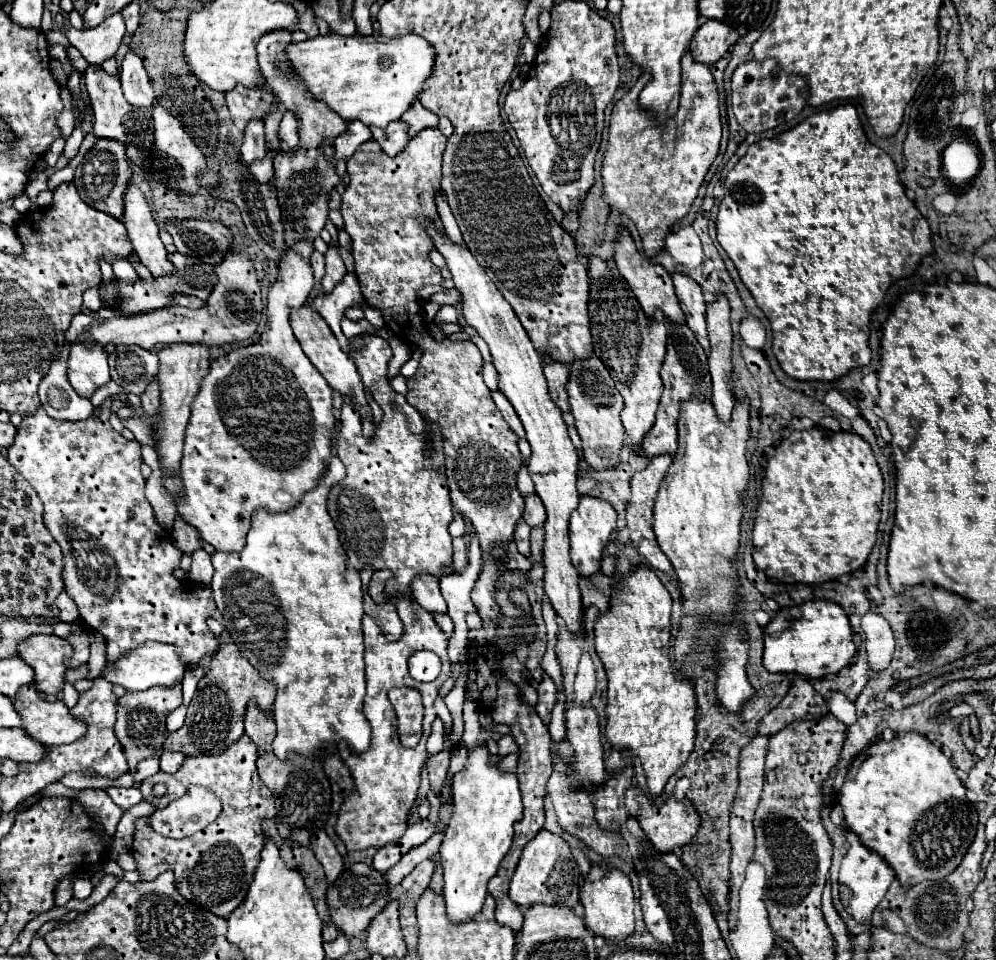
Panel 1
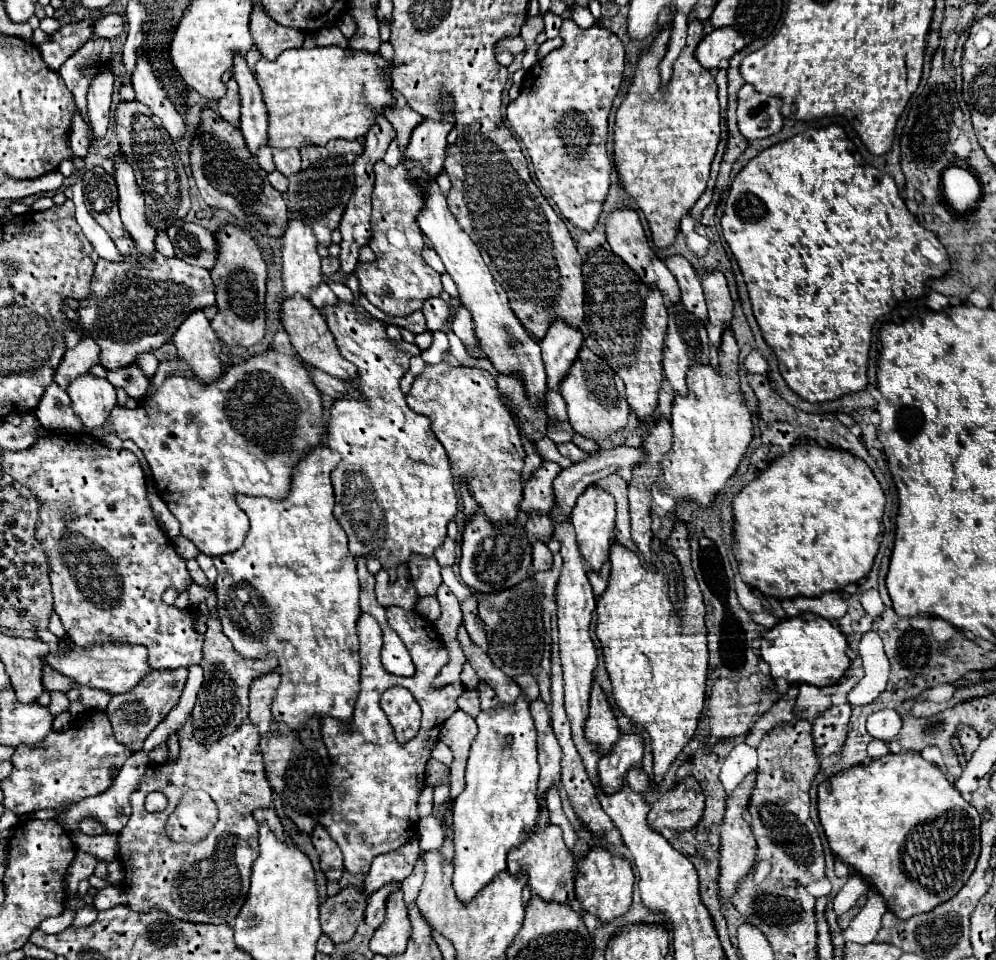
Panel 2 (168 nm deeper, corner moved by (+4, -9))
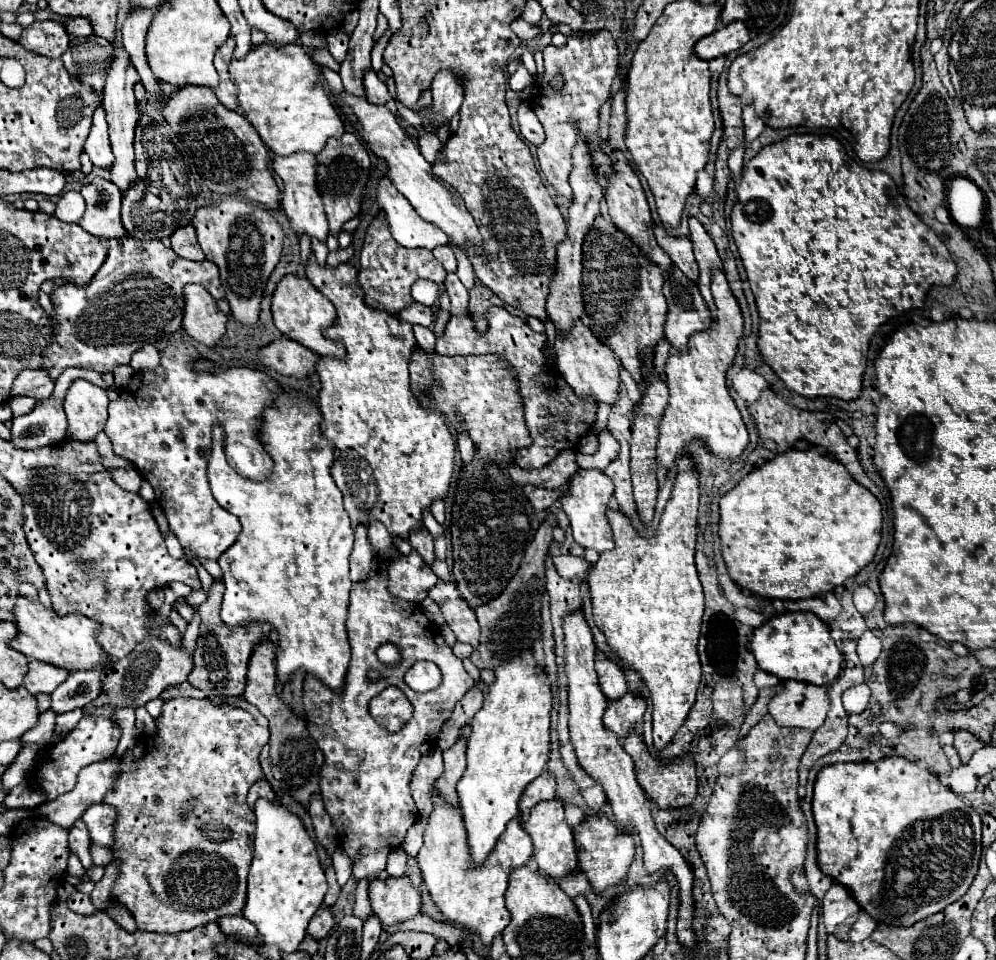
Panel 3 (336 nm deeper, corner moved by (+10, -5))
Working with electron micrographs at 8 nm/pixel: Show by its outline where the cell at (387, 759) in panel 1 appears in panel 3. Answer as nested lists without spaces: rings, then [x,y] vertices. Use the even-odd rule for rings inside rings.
[[[396,549],[390,557],[374,557],[368,577],[352,585],[346,621],[352,659],[344,677],[344,691],[336,695],[314,675],[304,679],[304,713],[308,731],[326,757],[320,771],[324,807],[338,829],[340,845],[354,861],[352,877],[356,879],[370,879],[384,871],[388,853],[404,841],[406,831],[418,821],[418,809],[408,787],[410,777],[420,757],[436,747],[436,737],[454,711],[454,705],[474,685],[474,679],[444,643],[436,625],[428,621],[422,607],[410,601],[394,605],[394,597],[388,593],[388,565],[398,557],[400,553]],[[384,643],[394,643],[400,649],[402,661],[398,665],[388,667],[376,659],[376,649]],[[420,659],[432,661],[440,667],[442,685],[438,689],[416,693],[404,683],[404,673]],[[370,669],[378,669],[384,679],[370,683],[366,677]],[[390,685],[401,689],[414,707],[412,719],[398,733],[386,731],[368,711],[370,701]]]

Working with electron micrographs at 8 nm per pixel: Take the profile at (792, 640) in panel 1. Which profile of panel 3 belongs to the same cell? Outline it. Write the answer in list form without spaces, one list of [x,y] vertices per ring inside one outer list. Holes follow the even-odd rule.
[[[784,613],[768,619],[754,629],[750,651],[760,669],[778,679],[796,679],[810,685],[830,685],[842,669],[842,653],[838,651],[830,629],[814,613]]]

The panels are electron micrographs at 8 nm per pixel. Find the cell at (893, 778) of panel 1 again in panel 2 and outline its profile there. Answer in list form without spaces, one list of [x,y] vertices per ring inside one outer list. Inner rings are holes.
[[[902,751],[902,753],[886,753],[880,759],[872,759],[866,765],[856,765],[852,769],[846,769],[834,777],[830,777],[828,781],[824,781],[818,787],[818,813],[820,813],[820,823],[822,829],[826,833],[826,839],[834,851],[834,855],[838,855],[844,863],[852,865],[852,869],[856,873],[860,873],[862,877],[866,877],[870,881],[870,885],[884,897],[886,905],[900,917],[900,919],[908,919],[910,915],[916,913],[924,913],[930,911],[932,907],[948,901],[952,897],[952,893],[960,891],[960,887],[968,881],[968,875],[974,871],[978,853],[980,853],[980,813],[962,799],[962,795],[958,793],[958,789],[946,779],[944,771],[922,759],[920,753],[910,753],[910,751]]]

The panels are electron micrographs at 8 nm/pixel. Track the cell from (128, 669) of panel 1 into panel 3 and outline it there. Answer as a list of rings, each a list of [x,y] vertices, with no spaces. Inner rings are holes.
[[[22,593],[18,595],[16,607],[14,607],[14,617],[16,617],[16,627],[18,635],[10,639],[10,647],[24,653],[26,657],[40,659],[46,663],[52,663],[56,667],[64,667],[68,671],[84,671],[92,669],[98,663],[110,659],[102,647],[98,647],[96,633],[100,631],[98,623],[92,619],[80,615],[80,613],[68,613],[68,615],[58,615],[54,609],[44,607],[38,599],[30,601]]]

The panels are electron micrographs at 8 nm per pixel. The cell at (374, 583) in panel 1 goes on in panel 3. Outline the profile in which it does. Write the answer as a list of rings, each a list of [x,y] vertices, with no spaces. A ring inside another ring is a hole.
[[[412,551],[408,557],[400,557],[390,563],[390,593],[394,597],[420,603],[428,591],[436,585],[438,577],[430,567],[426,567],[424,559]]]

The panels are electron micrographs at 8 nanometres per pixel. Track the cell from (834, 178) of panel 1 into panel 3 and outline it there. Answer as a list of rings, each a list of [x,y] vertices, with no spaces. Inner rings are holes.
[[[790,135],[778,143],[766,145],[754,159],[750,159],[744,167],[742,179],[736,187],[738,201],[732,209],[732,237],[742,257],[742,263],[748,273],[750,287],[756,297],[756,305],[760,311],[760,333],[758,333],[758,349],[764,361],[774,369],[774,373],[786,383],[790,391],[796,391],[804,397],[836,397],[842,401],[852,401],[860,397],[862,391],[862,375],[866,369],[866,353],[870,345],[870,337],[878,331],[882,323],[888,319],[902,315],[910,309],[922,309],[928,291],[932,285],[952,285],[956,277],[956,263],[946,249],[946,245],[938,239],[938,235],[922,223],[922,219],[908,207],[906,197],[900,195],[892,177],[882,171],[870,171],[852,161],[844,147],[830,135]]]

